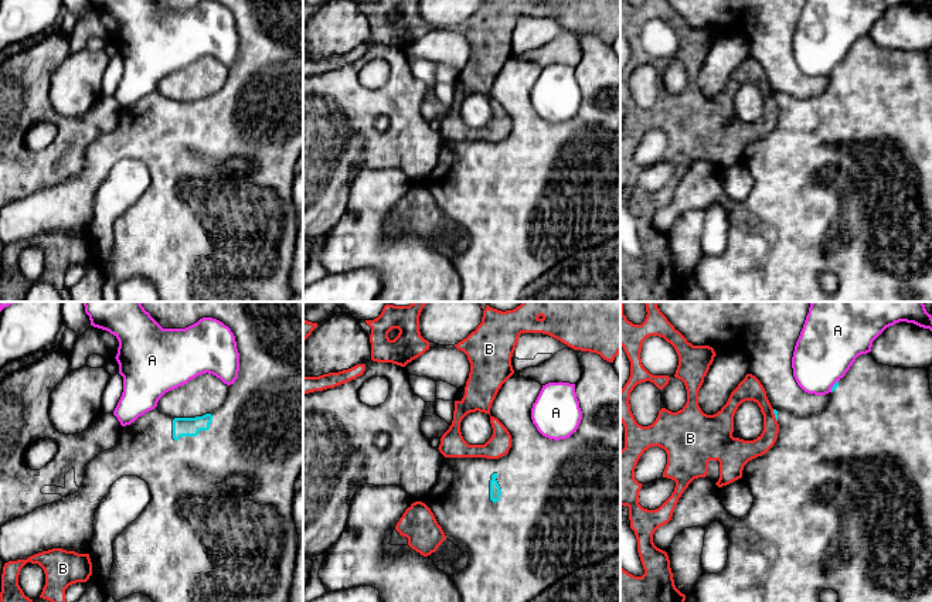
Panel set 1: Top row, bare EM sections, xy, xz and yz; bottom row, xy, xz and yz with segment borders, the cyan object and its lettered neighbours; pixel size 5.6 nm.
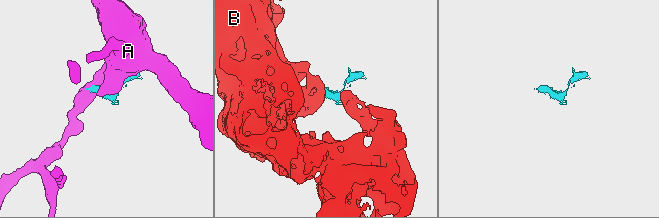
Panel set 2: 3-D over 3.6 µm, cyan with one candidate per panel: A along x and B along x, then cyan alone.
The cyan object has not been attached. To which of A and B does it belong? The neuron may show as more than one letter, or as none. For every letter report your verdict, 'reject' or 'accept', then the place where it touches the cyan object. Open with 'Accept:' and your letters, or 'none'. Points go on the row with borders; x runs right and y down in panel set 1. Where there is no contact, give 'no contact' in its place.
Accept: none
A: reject; contact yz (833, 385)
B: reject; contact yz (775, 415)

